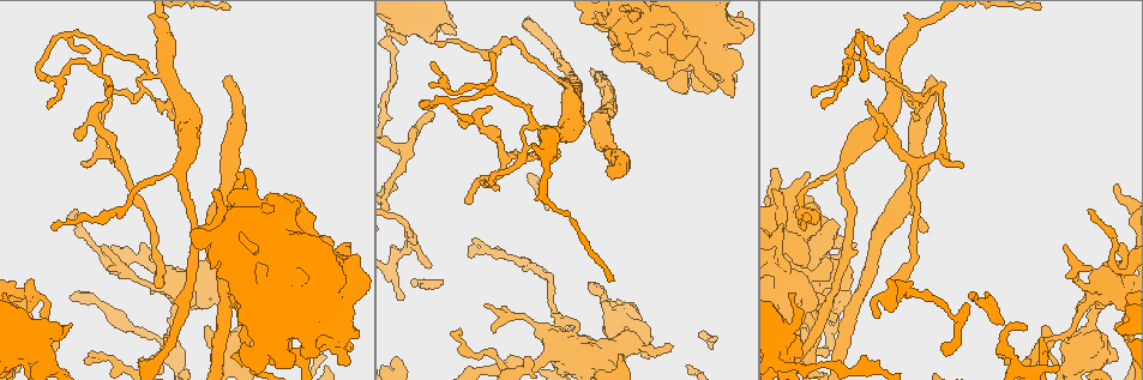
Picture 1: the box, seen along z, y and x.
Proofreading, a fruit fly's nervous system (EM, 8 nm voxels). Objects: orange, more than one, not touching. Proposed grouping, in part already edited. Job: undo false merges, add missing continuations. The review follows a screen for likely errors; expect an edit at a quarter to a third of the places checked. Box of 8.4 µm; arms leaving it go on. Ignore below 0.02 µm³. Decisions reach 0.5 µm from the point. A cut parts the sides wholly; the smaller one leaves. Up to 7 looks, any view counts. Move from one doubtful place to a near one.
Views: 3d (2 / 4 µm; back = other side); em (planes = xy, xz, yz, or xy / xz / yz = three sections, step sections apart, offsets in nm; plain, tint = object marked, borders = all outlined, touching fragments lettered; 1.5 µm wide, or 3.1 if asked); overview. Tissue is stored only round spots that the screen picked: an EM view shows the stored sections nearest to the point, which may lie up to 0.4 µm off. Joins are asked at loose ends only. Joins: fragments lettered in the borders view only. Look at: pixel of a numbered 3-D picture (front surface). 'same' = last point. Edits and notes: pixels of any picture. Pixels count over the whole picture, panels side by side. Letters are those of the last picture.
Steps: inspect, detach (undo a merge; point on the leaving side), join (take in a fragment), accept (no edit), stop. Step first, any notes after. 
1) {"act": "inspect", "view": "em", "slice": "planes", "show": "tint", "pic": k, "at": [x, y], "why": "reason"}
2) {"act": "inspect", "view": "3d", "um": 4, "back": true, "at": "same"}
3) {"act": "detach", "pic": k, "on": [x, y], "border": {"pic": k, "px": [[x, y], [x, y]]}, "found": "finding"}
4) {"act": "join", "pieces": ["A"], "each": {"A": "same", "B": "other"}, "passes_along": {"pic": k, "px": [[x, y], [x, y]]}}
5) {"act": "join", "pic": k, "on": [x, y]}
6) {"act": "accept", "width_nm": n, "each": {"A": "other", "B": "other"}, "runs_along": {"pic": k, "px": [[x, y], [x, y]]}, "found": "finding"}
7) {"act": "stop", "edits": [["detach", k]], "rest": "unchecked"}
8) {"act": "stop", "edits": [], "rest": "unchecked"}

{"act": "inspect", "view": "em", "slice": "planes", "show": "borders", "pic": 1, "at": [929, 78], "why": "branch stops here"}

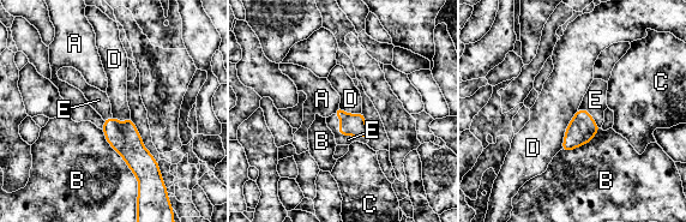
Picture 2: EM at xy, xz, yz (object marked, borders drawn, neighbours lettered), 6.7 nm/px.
{"act": "join", "pieces": ["E"], "each": {"A": "other", "B": "other", "C": "other", "D": "other", "E": "same"}, "passes_along": {"pic": 2, "px": [[354, 125], [344, 134], [332, 121]]}, "found": "it goes on there"}

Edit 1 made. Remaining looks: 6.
{"act": "inspect", "view": "overview", "why": "see it whole again"}

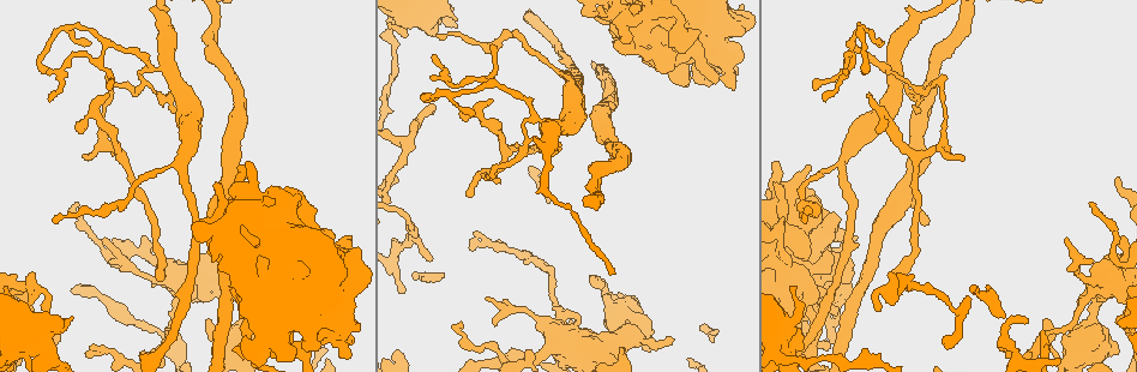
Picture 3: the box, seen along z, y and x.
{"act": "inspect", "view": "3d", "um": 2, "pic": 3, "at": [621, 349], "why": "branch stops here"}

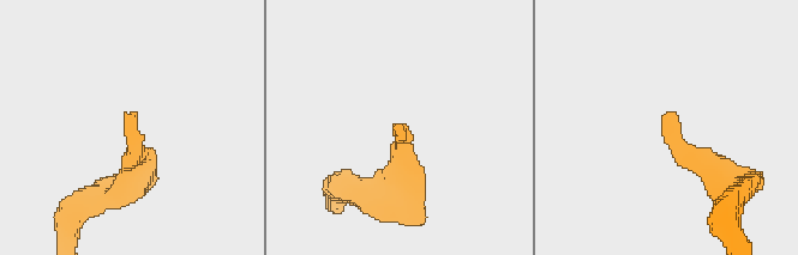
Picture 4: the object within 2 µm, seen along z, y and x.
{"act": "inspect", "view": "em", "slice": "xy", "step": 8, "show": "tint", "pic": 4, "at": [397, 137]}

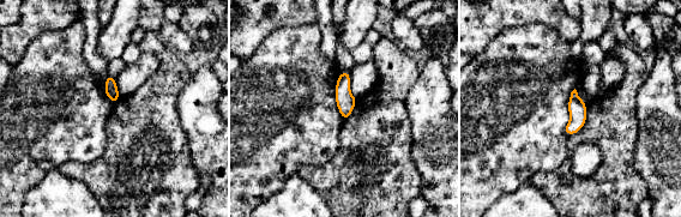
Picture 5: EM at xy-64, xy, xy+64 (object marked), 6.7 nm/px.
{"act": "inspect", "view": "em", "slice": "xy", "step": 8, "show": "borders", "at": "same", "why": "what lies round it"}

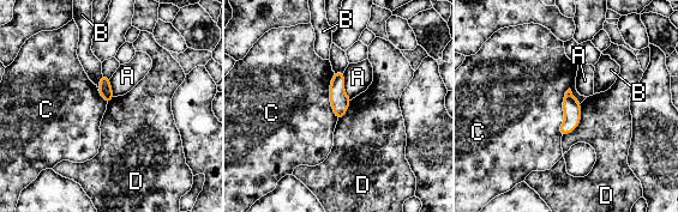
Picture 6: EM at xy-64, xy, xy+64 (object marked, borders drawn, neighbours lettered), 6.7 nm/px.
{"act": "accept", "width_nm": 90, "longest_contact_nm": ["C", 340], "each": {"A": "other", "B": "other", "C": "other", "D": "other"}, "found": "none of them fits"}

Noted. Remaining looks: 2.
{"act": "inspect", "view": "em", "slice": "planes", "show": "plain", "pic": 3, "at": [352, 340], "why": "free end"}

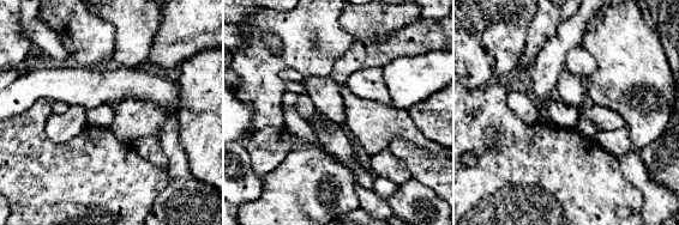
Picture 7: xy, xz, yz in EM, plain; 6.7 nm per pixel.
{"act": "inspect", "view": "em", "slice": "planes", "show": "borders", "at": "same"}

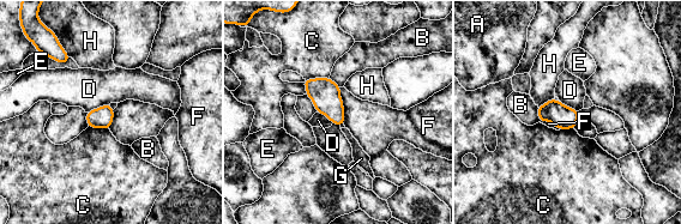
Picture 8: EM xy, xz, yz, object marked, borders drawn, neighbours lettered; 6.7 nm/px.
{"act": "accept", "width_nm": 150, "each": {"A": "other", "B": "other", "C": "other", "D": "other", "E": "other", "F": "other", "G": "other", "H": "other"}, "border": {"pic": 8, "px": [[339, 88], [344, 123]]}, "found": "no lettered fragment goes on from it"}

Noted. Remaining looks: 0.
{"act": "stop", "edits": [["join", 2]], "rest": "unchecked"}

